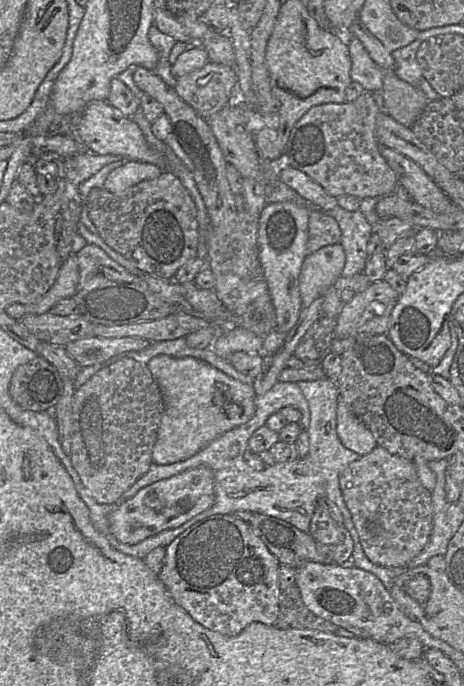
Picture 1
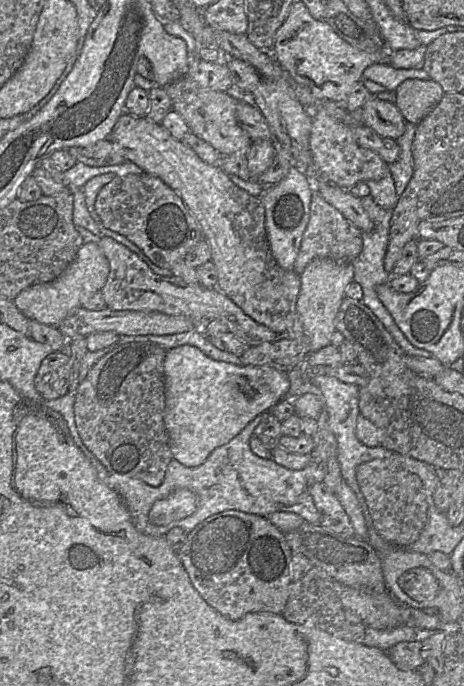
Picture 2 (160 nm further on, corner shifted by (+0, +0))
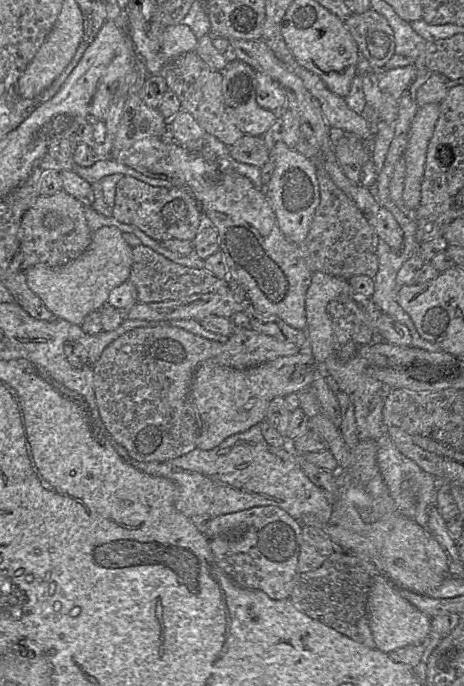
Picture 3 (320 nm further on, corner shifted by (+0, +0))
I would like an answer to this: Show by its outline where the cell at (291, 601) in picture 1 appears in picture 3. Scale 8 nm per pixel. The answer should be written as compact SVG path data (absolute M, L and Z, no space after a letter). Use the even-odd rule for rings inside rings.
M334 552L317 569L306 573L297 573L289 600L300 612L308 617L325 624L337 632L371 649L377 649L371 632L368 616L368 595L372 587L372 577L358 566L354 553Z

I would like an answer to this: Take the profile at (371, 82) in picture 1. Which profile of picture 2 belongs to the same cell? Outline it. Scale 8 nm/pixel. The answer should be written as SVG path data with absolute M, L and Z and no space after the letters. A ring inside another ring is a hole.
M375 63L363 71L362 79L372 80L387 91L395 91L407 79L427 80L430 77L423 69L396 69L390 64Z

